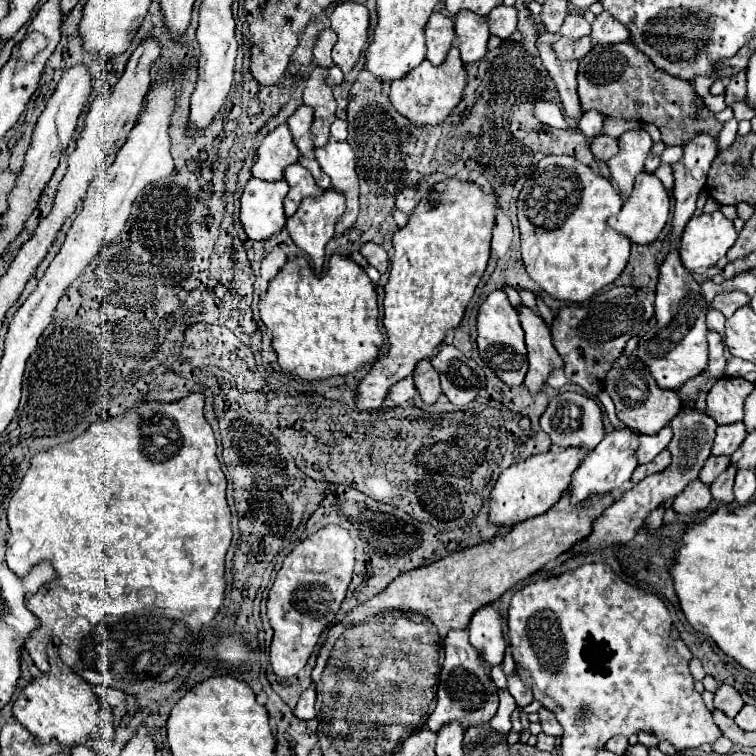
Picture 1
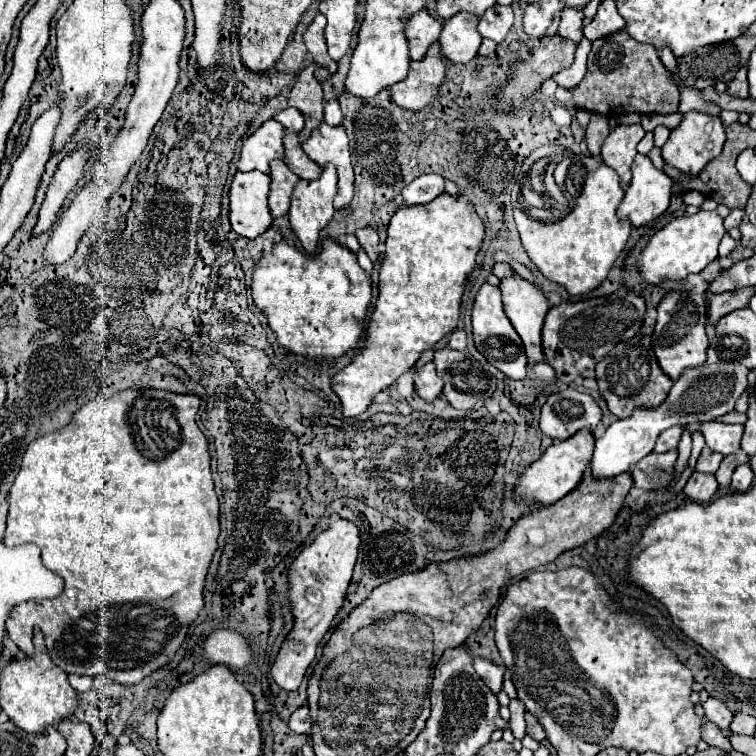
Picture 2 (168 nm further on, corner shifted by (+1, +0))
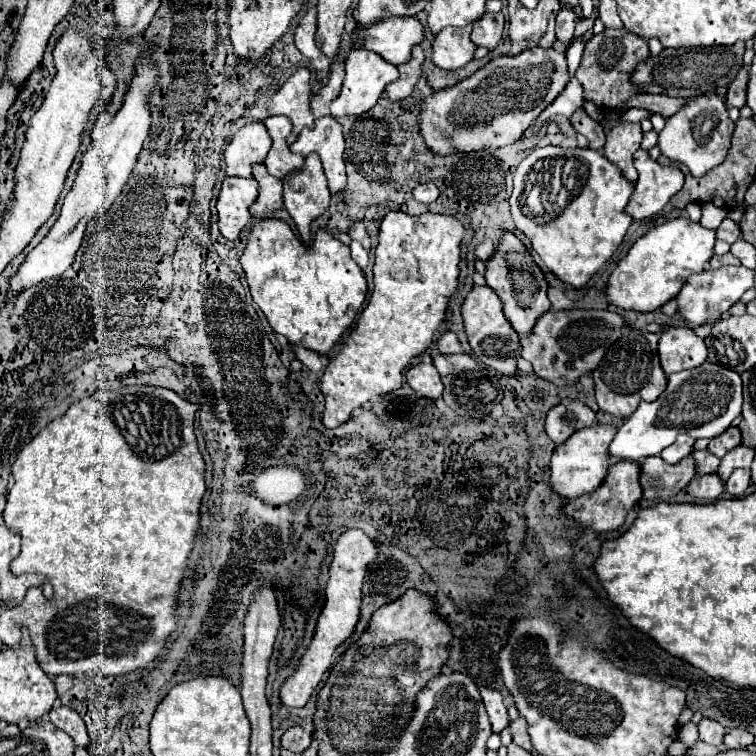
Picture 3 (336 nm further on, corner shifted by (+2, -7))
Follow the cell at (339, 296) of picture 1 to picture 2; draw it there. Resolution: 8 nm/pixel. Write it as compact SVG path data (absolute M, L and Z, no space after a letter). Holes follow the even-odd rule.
M325 239L321 253L315 255L305 255L287 243L275 243L273 251L255 263L251 293L287 351L311 359L337 359L359 343L371 303L371 279L359 267L357 255L333 239Z

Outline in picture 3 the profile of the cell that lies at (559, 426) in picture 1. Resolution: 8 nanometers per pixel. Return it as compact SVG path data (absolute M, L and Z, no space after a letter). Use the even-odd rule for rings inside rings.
M570 400L570 402L562 402L556 404L548 416L546 416L546 424L544 430L546 434L556 442L562 444L566 442L576 430L588 428L596 424L596 416L594 412L580 400Z

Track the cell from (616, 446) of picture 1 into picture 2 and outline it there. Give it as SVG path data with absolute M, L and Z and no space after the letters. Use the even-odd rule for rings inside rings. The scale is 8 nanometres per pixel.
M721 361L713 365L703 363L693 369L685 369L681 377L673 383L671 391L667 393L661 405L635 407L631 417L619 419L605 429L605 433L595 443L595 453L591 459L593 475L605 479L605 477L615 477L619 473L631 471L639 459L643 459L653 451L659 433L669 427L701 425L707 421L717 421L723 415L731 413L737 399L747 389L747 373L749 373L747 367L731 361Z

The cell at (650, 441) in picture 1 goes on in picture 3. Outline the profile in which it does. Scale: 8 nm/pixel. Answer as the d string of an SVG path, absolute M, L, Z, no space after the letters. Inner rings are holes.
M680 434L674 444L670 444L668 448L664 448L664 450L660 452L660 456L662 456L668 464L676 464L678 460L686 458L686 456L692 452L692 444L694 444L694 438L690 438L688 434Z

